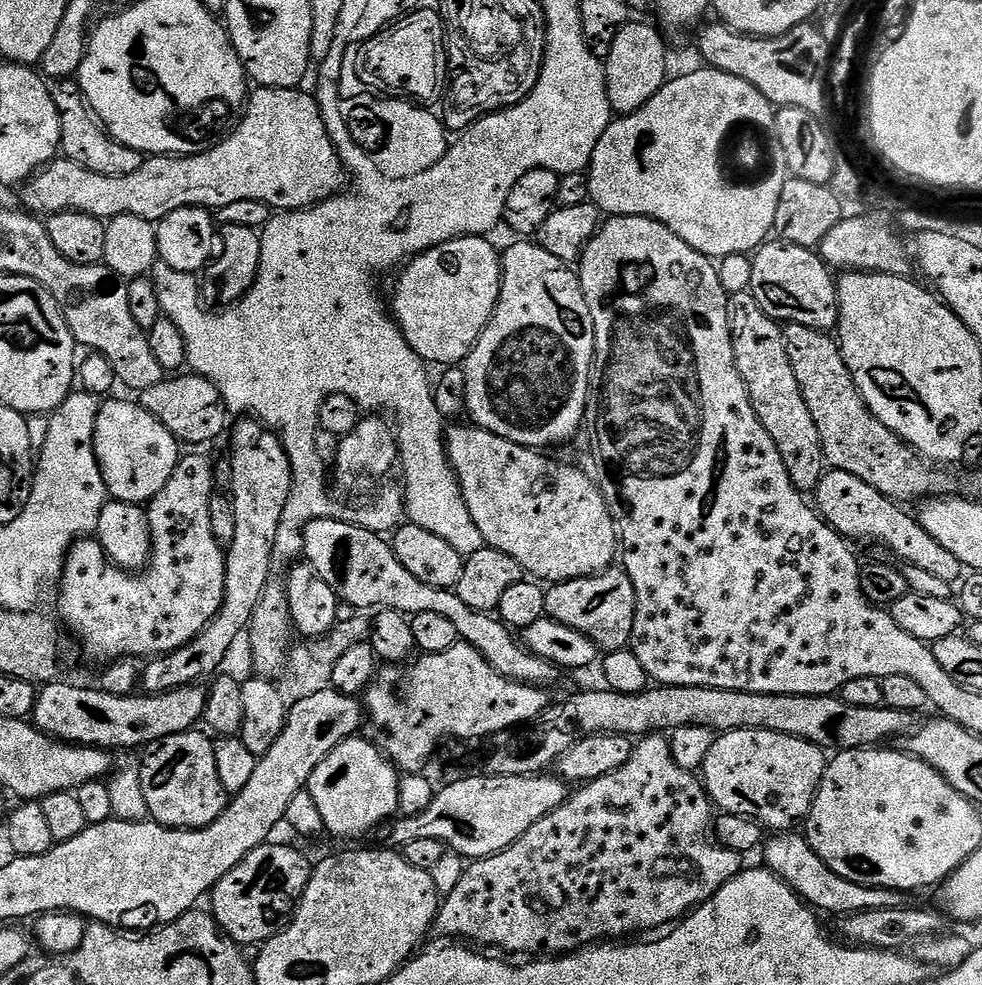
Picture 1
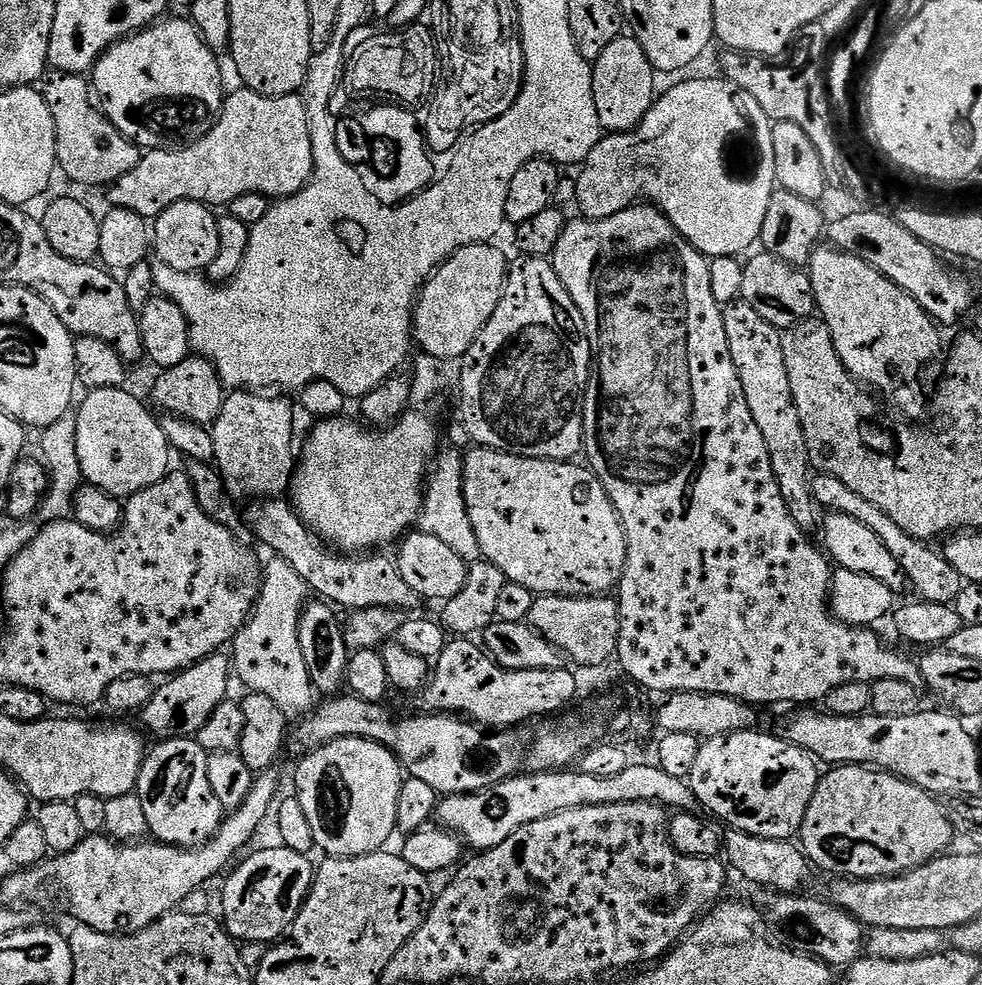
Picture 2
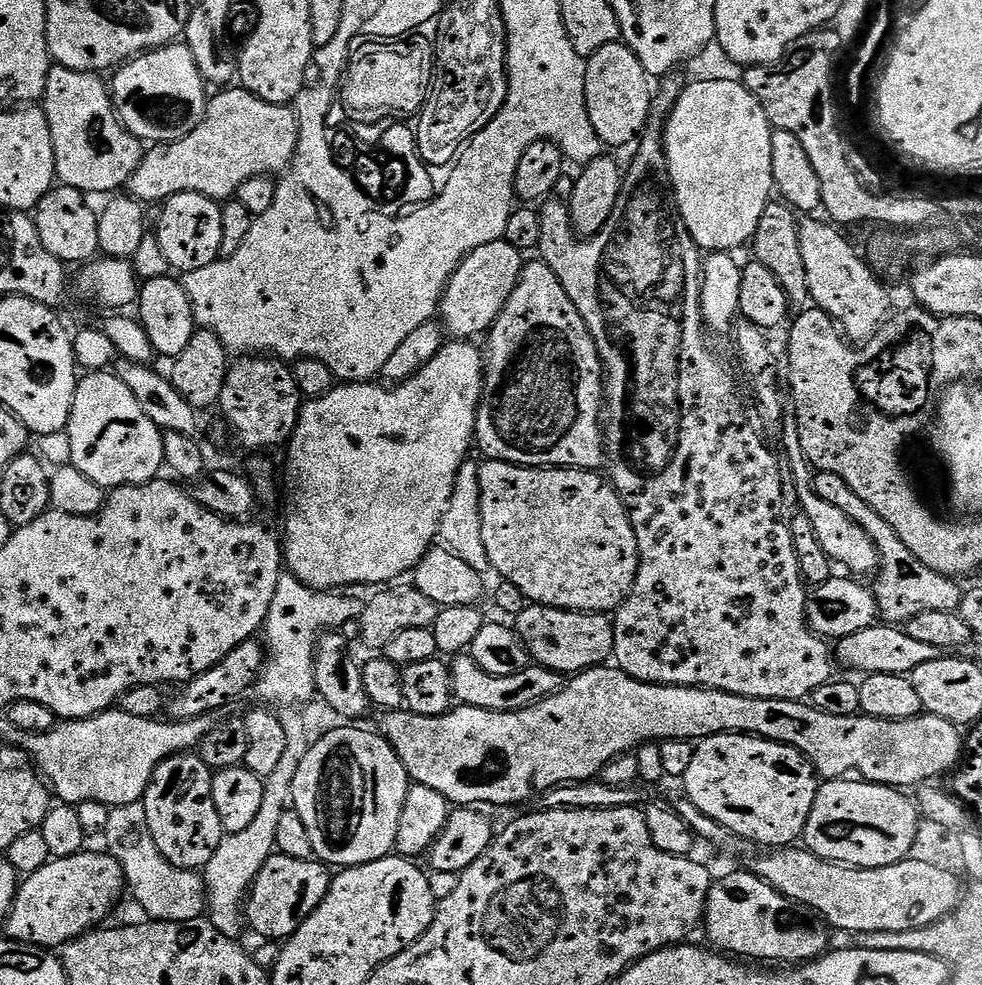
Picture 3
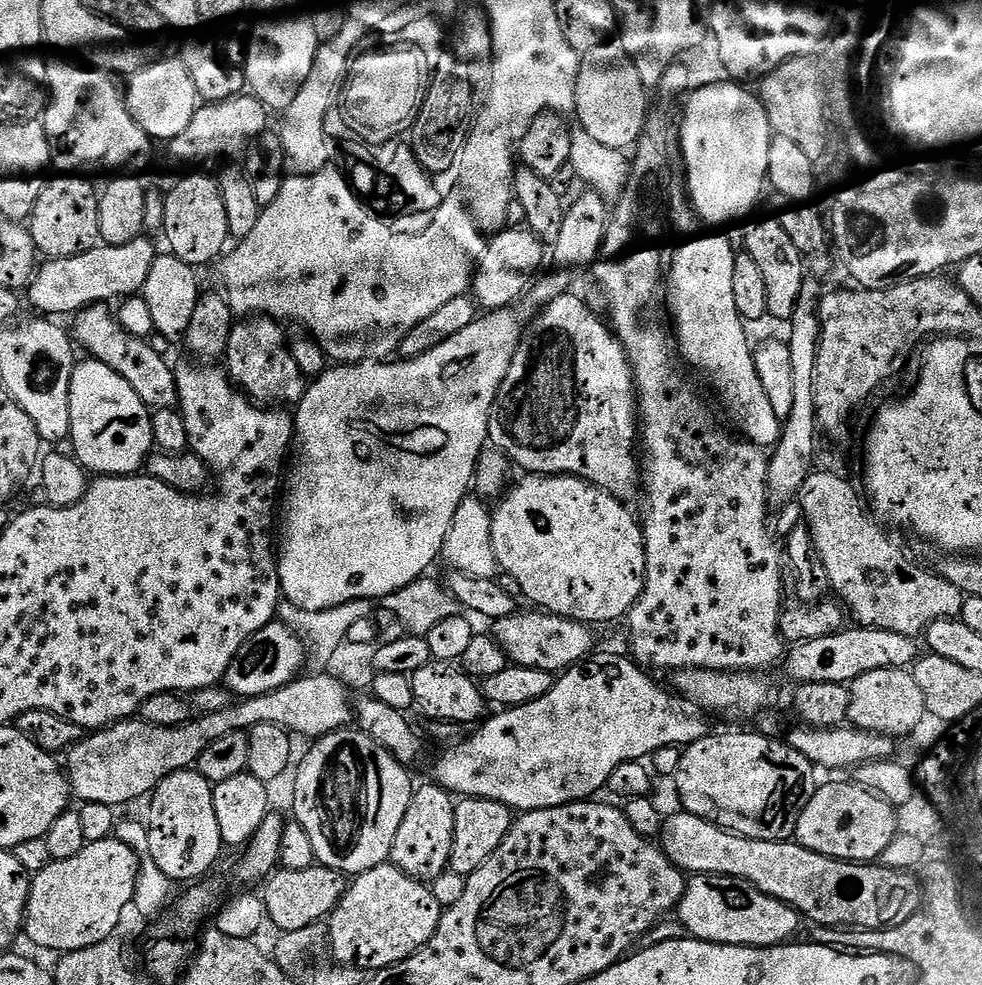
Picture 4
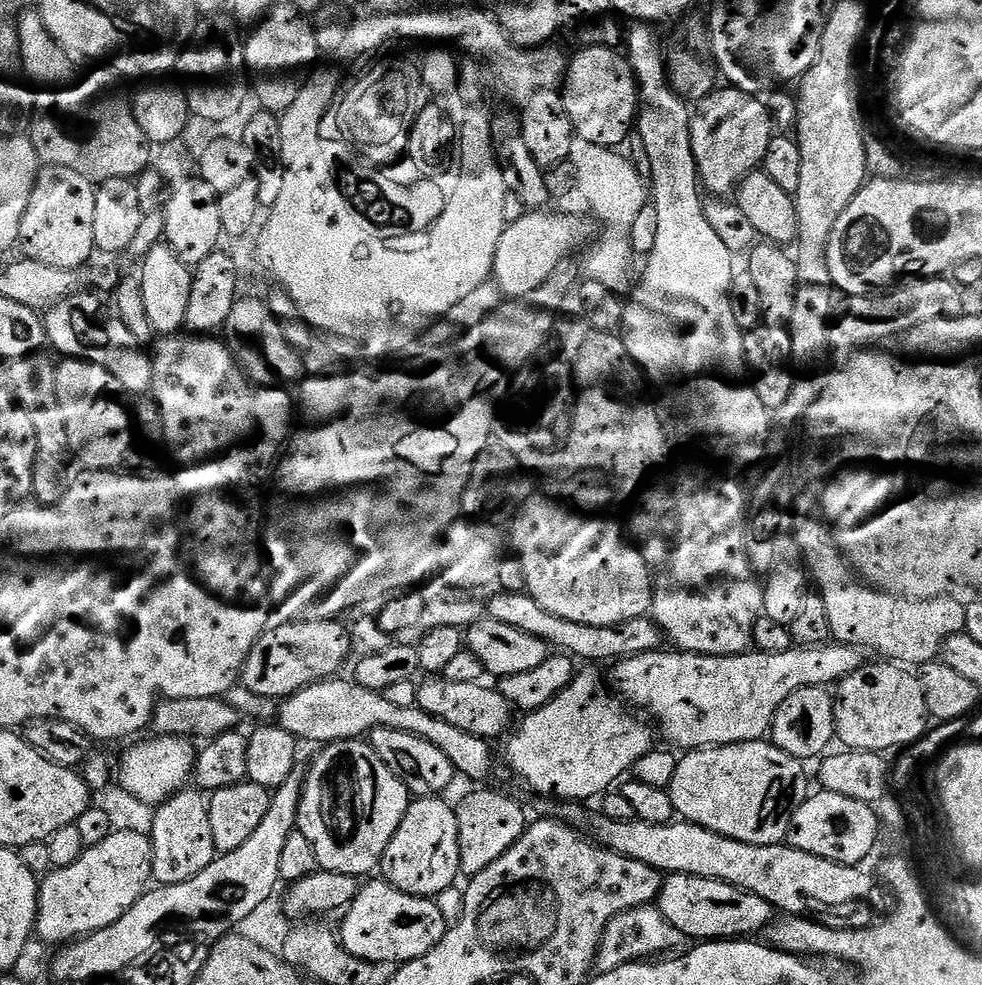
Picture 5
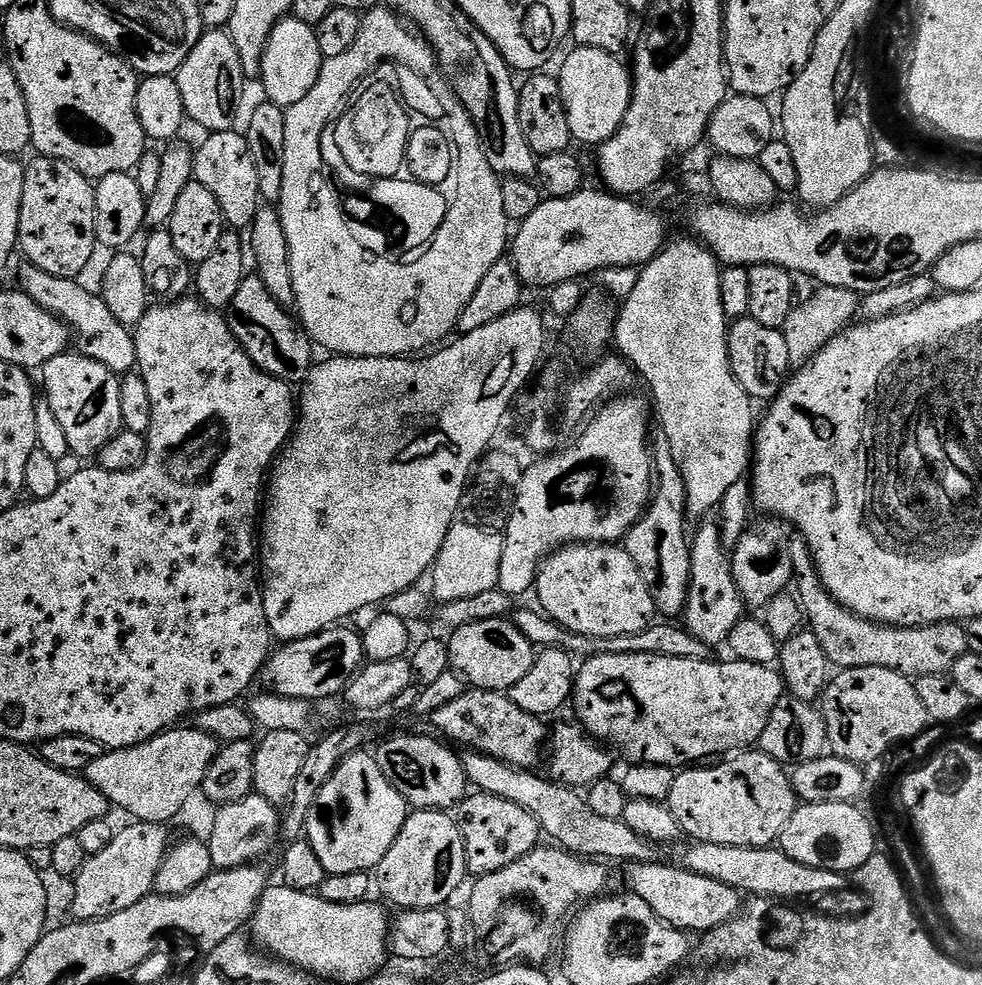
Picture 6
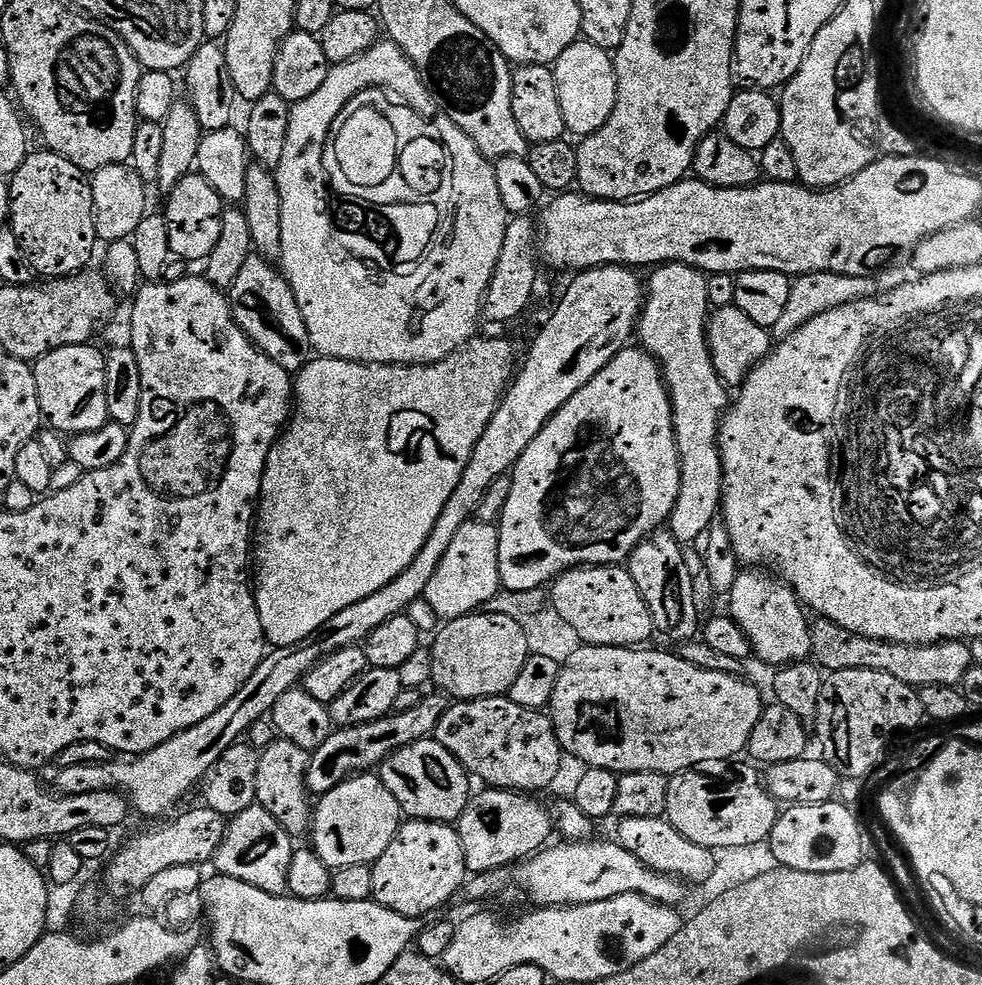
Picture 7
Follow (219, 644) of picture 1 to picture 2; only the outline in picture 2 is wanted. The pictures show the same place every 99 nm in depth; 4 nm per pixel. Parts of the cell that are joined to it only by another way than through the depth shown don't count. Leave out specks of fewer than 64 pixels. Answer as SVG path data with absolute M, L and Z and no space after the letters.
M232 390L225 395L222 414L210 425L214 438L214 463L224 479L229 497L252 496L251 498L280 498L292 487L298 467L297 449L292 449L292 431L296 416L288 400L271 400L271 395L256 390Z

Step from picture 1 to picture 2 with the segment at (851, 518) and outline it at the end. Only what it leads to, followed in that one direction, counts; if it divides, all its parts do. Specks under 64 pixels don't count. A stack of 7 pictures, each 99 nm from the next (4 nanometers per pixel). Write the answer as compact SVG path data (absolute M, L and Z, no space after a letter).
M817 475L812 481L812 489L816 495L817 505L853 516L861 525L870 526L870 530L874 530L874 534L878 534L878 538L886 542L886 550L890 550L890 554L898 558L898 562L904 567L904 573L908 575L911 591L916 591L915 595L919 599L955 605L958 594L963 590L966 581L960 577L958 570L954 570L954 566L950 566L943 551L936 549L935 552L932 549L935 547L931 543L913 538L906 530L902 530L902 526L898 526L898 522L894 522L866 498L862 498L862 494L856 494L854 490L850 490L850 486L846 486L846 482L842 482L837 476Z

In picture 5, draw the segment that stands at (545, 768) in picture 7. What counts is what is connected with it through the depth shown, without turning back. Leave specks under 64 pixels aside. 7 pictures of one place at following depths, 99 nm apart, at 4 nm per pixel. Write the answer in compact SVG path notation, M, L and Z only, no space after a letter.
M443 678L425 680L428 681L418 687L416 707L426 710L426 714L434 714L434 718L442 718L450 722L450 726L458 726L458 730L466 730L466 734L474 734L489 742L496 742L500 735L503 737L513 727L514 709L495 687L487 688L484 682L450 682Z

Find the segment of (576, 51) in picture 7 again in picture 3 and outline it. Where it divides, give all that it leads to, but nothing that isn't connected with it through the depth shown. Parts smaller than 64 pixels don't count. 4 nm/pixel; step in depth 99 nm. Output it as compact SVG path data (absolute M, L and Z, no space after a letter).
M623 42L610 46L602 46L598 54L587 57L586 60L586 110L590 114L590 123L594 126L594 134L598 134L601 145L620 148L623 144L631 145L640 133L648 126L648 117L652 115L653 85L642 62L632 53L631 48Z

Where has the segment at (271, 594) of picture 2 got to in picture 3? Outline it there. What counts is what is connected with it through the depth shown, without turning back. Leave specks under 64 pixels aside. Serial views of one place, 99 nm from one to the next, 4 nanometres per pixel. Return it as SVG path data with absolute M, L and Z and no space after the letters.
M282 574L278 587L274 590L266 622L262 629L262 638L267 657L260 669L254 686L265 705L272 707L282 723L286 735L286 751L277 763L277 768L265 777L261 809L246 830L227 833L210 862L202 870L205 890L205 907L208 919L222 934L239 937L240 924L243 923L241 908L252 881L258 870L275 853L278 823L282 814L291 805L294 775L309 752L312 740L306 734L306 720L302 710L311 699L315 699L314 682L315 644L326 631L339 630L345 622L358 620L364 609L363 599L352 594L343 594L330 590L307 587L291 574Z

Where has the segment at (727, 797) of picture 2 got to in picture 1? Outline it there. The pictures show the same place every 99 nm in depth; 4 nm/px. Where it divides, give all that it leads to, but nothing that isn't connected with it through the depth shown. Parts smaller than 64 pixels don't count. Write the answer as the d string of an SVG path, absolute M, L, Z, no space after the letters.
M734 730L717 735L702 769L708 798L721 813L745 816L773 833L795 829L805 819L826 767L826 752L797 736L770 730Z

